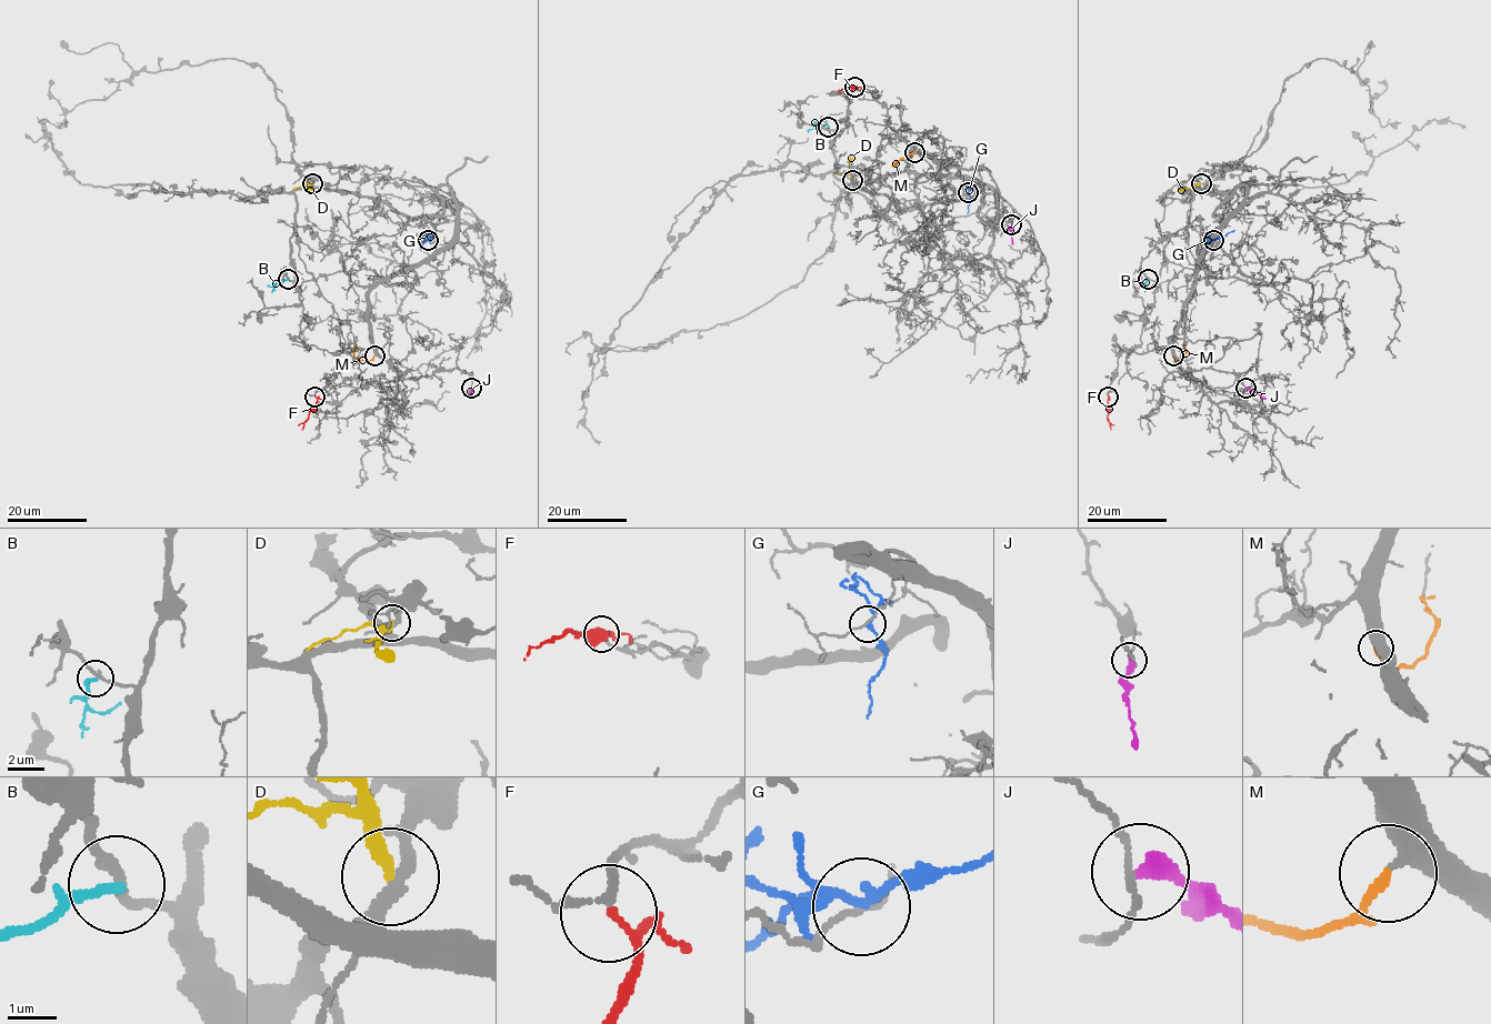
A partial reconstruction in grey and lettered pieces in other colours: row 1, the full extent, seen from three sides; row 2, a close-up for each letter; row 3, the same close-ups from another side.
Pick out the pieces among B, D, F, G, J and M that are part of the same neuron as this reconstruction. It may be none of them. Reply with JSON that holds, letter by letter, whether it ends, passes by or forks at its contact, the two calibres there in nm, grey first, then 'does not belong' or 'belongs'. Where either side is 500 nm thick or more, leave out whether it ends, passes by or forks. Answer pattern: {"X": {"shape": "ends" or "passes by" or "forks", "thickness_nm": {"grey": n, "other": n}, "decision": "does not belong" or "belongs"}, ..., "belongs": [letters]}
{"B": {"shape": "ends", "thickness_nm": {"grey": 180, "other": 180}, "decision": "does not belong"}, "D": {"shape": "ends", "thickness_nm": {"grey": 280, "other": 300}, "decision": "does not belong"}, "F": {"shape": "passes by", "thickness_nm": {"grey": 150, "other": 120}, "decision": "belongs"}, "G": {"shape": "forks", "thickness_nm": {"grey": 90, "other": 140}, "decision": "does not belong"}, "J": {"shape": "ends", "thickness_nm": {"grey": 110, "other": 320}, "decision": "does not belong"}, "M": {"shape": "ends", "thickness_nm": {"grey": 360, "other": 160}, "decision": "belongs"}, "belongs": ["F", "M"]}

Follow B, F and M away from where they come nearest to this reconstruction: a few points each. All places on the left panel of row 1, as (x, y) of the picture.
B: (288, 279), (273, 287), (267, 284)
F: (314, 395), (317, 403), (308, 418), (298, 424)
M: (374, 357), (368, 361), (359, 360), (353, 355), (357, 344)

